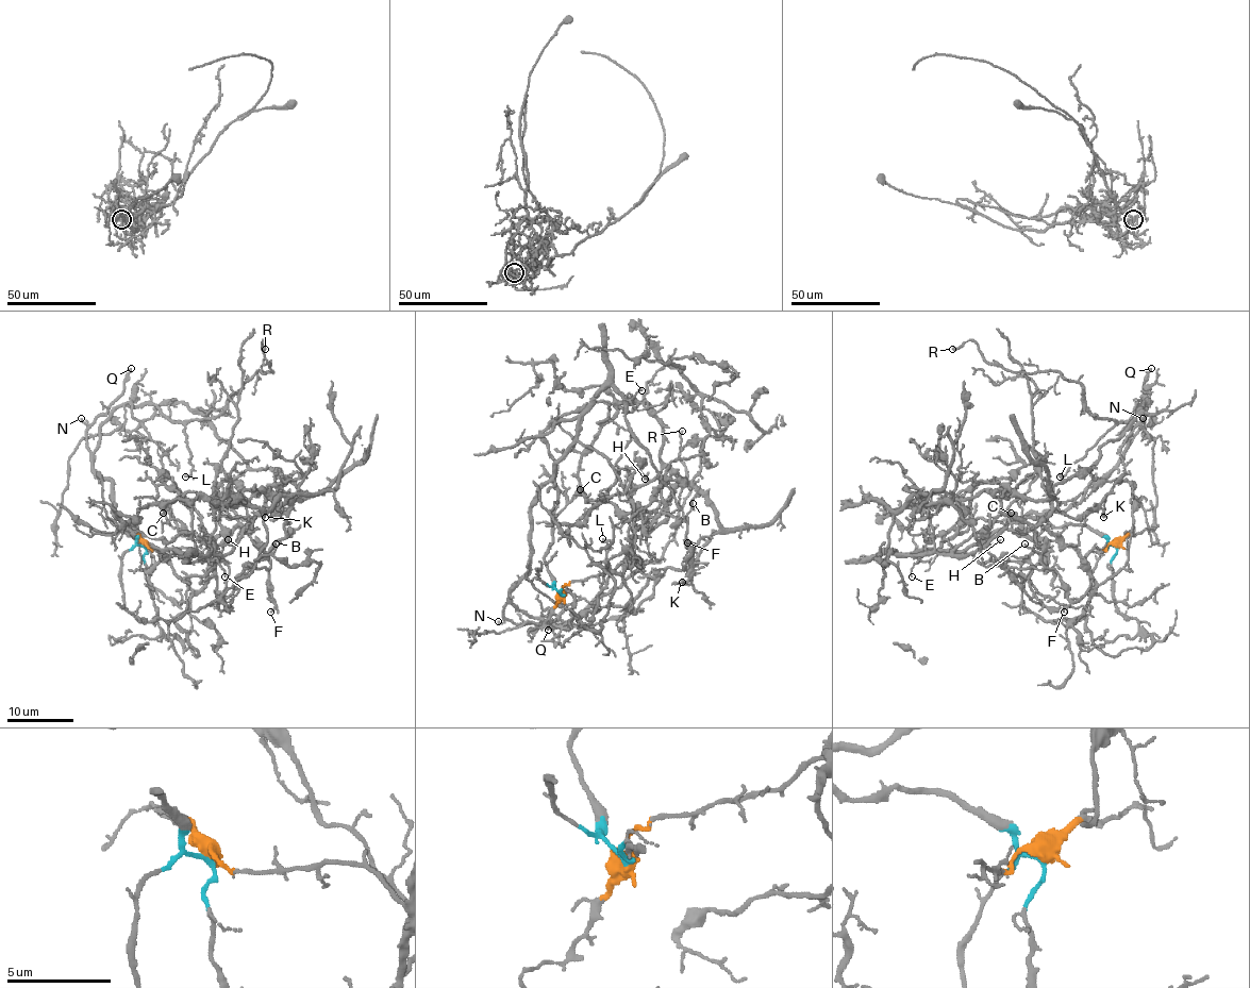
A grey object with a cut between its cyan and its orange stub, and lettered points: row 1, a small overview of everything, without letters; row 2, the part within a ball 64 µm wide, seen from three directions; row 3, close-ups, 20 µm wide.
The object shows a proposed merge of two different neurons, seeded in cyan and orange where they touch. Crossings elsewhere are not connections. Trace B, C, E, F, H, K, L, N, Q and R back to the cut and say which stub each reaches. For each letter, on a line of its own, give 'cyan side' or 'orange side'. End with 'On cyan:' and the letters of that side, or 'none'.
B: orange side
C: orange side
E: cyan side
F: orange side
H: orange side
K: orange side
L: cyan side
N: cyan side
Q: cyan side
R: cyan side
On cyan: E, L, N, Q, R

